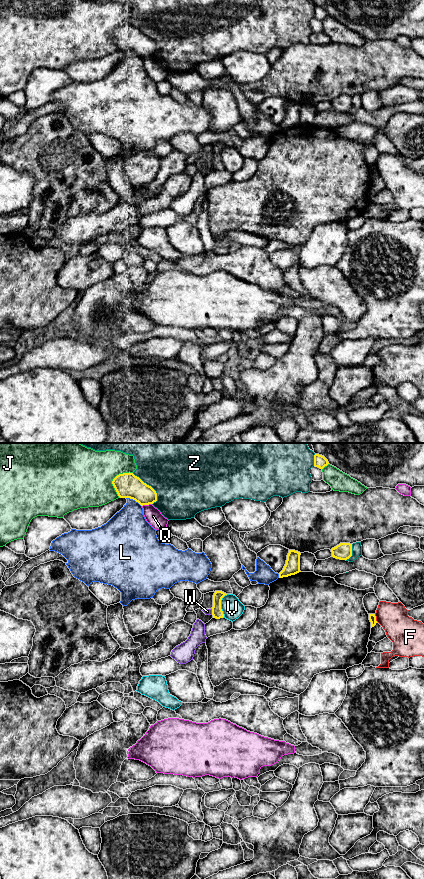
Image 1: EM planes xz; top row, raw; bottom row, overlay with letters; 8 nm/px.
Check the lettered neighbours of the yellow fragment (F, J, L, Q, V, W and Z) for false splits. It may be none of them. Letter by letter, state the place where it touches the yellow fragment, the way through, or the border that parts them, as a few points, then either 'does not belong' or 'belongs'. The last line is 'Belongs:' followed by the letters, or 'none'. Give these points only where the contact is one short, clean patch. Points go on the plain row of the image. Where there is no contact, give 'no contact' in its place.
F: contact xz (375, 170); does not belong
J: contact xz (114, 30); does not belong
L: contact xz (134, 51); does not belong
Q: contact xz (146, 56); does not belong
V: contact xz (220, 157); does not belong
W: contact xz (212, 164); border xz (211, 161), (212, 166); does not belong
Z: contact xz (148, 37); does not belong
Belongs: none

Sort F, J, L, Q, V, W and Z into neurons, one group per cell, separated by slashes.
F / J / L / Q / V / W / Z

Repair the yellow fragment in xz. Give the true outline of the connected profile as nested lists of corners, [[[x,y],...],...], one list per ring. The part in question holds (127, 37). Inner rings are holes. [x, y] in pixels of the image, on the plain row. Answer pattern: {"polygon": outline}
{"polygon": [[[133,25],[117,27],[112,36],[120,50],[130,50],[141,58],[153,56],[157,53],[156,43]]]}

